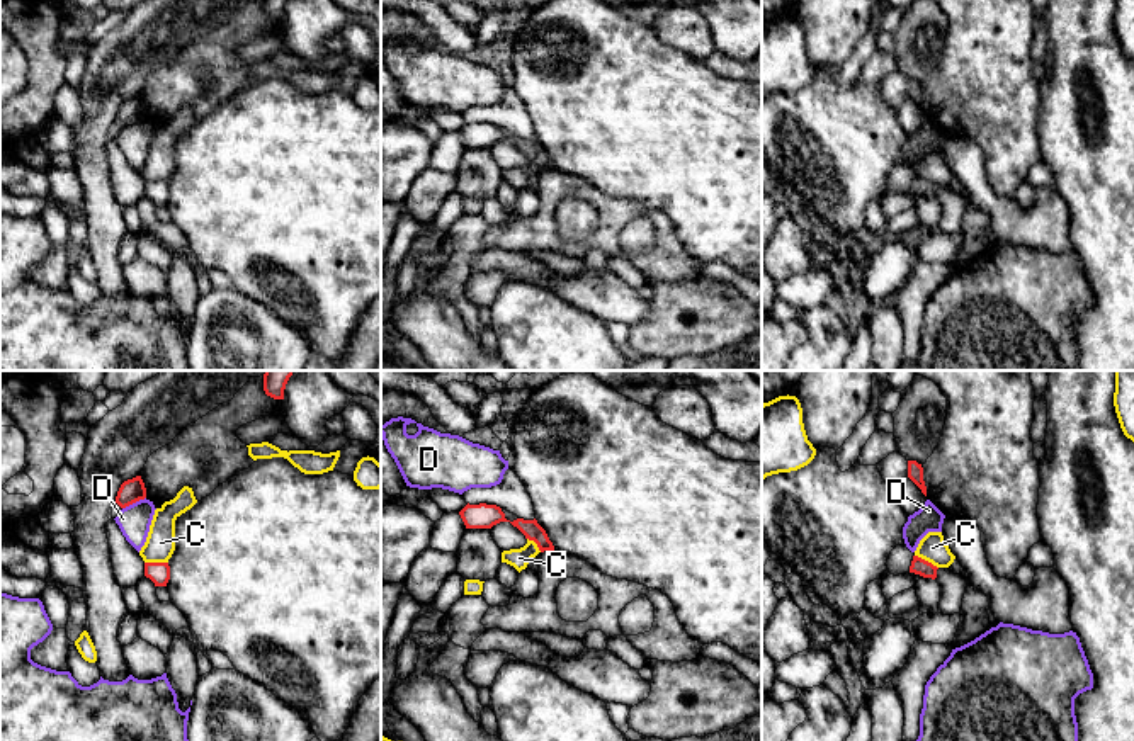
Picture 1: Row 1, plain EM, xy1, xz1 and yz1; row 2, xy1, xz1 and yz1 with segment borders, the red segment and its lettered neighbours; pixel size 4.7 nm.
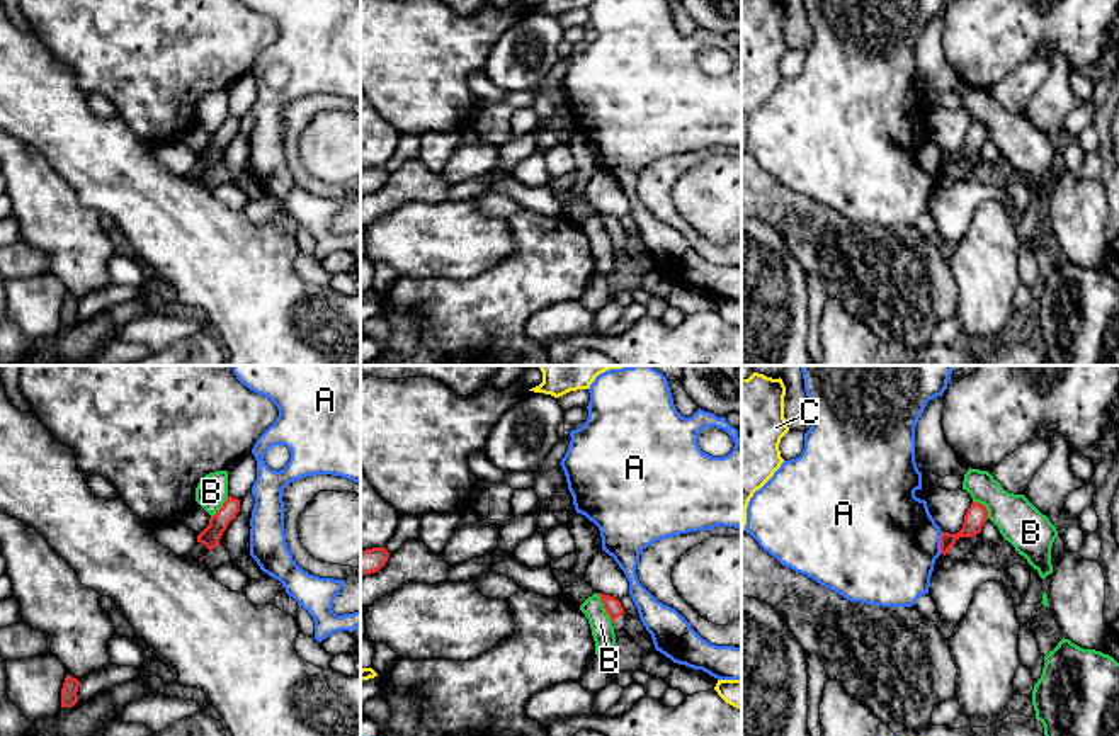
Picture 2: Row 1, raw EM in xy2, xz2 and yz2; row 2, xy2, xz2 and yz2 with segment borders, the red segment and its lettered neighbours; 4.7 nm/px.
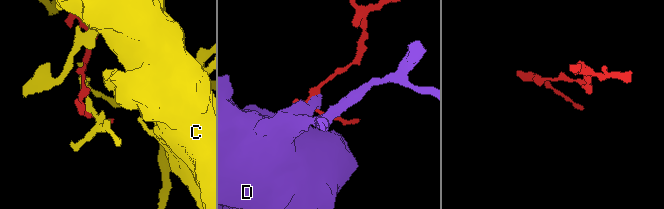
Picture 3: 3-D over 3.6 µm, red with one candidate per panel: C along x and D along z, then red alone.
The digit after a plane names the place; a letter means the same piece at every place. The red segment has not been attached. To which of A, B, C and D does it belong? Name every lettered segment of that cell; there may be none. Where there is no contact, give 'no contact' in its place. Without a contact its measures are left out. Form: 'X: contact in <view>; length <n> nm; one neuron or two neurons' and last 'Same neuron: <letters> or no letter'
A: contact in yz2; length 110 nm; two neurons
B: contact in xz2; length 150 nm; two neurons
C: contact in xy1; length 110 nm; two neurons
D: contact in xy1; length 130 nm; two neurons
Same neuron: no letter

